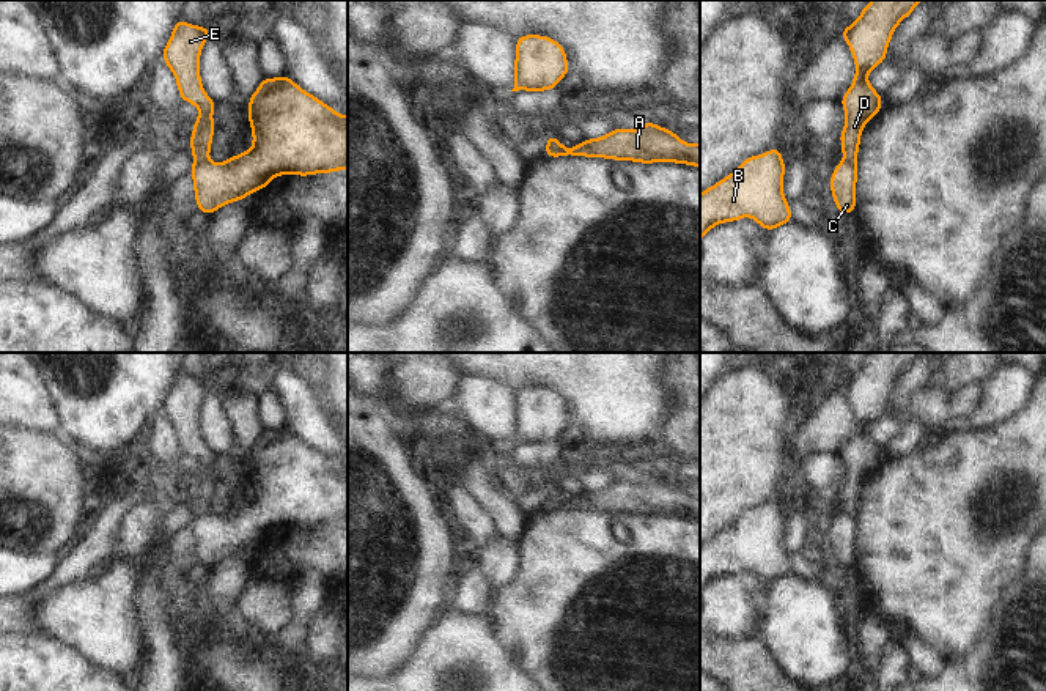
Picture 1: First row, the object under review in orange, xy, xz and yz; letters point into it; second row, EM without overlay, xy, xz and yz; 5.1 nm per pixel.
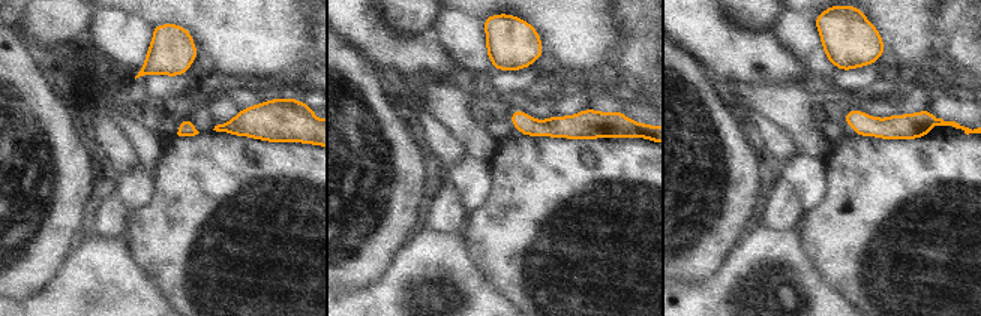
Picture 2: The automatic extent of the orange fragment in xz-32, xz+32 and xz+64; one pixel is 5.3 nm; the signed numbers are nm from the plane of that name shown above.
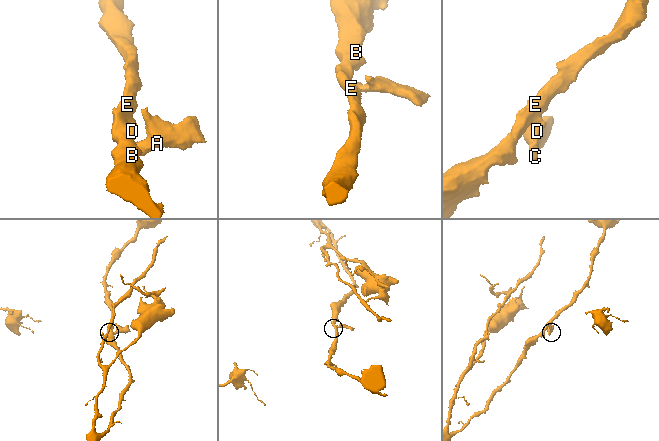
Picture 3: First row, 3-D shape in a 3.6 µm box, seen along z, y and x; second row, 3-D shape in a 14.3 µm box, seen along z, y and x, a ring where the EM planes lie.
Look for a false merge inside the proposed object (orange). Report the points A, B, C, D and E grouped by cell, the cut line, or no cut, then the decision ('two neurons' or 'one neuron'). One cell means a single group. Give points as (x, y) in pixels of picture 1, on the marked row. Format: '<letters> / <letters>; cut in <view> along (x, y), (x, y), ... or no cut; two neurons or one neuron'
A C / B D E; cut in xz along (546, 145), (552, 145), (562, 155); two neurons

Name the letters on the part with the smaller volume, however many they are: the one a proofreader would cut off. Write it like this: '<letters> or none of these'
A, C

